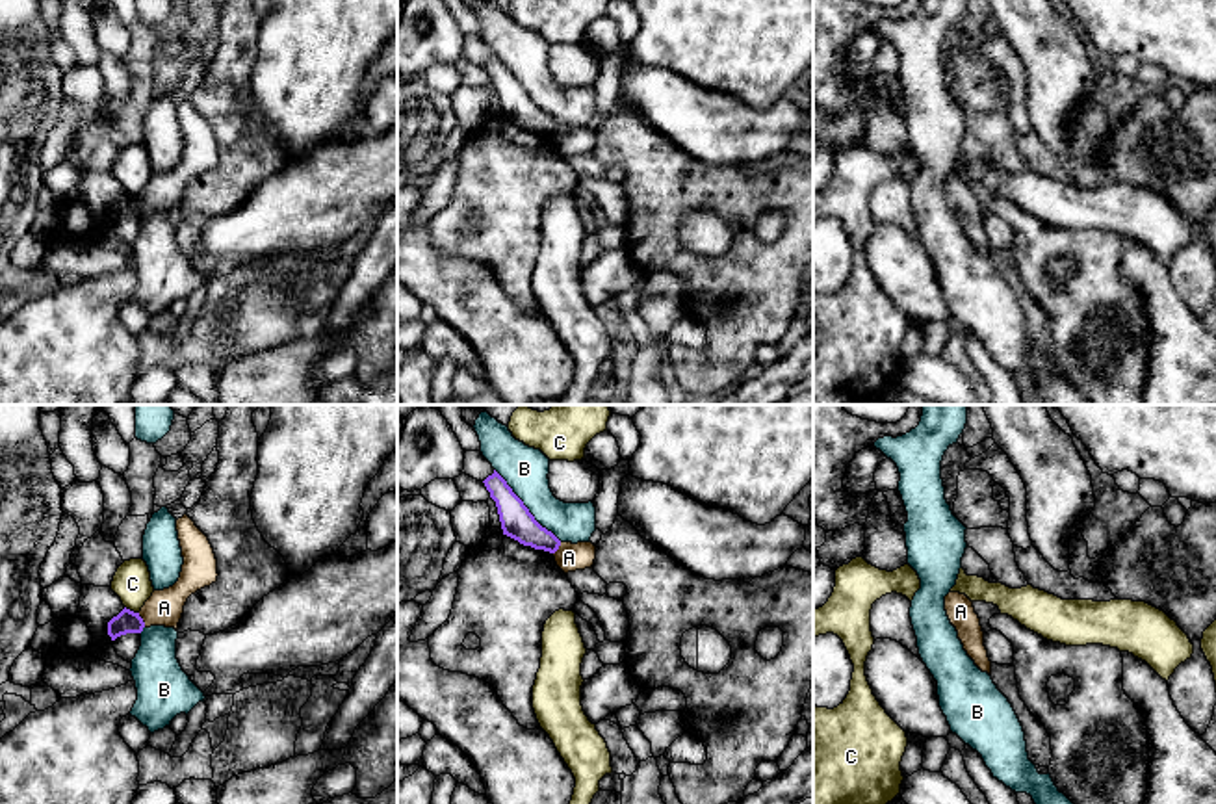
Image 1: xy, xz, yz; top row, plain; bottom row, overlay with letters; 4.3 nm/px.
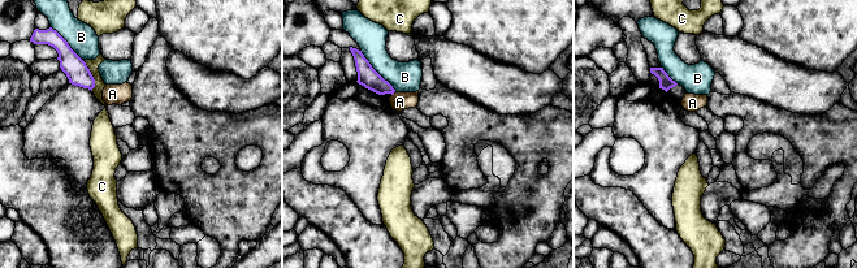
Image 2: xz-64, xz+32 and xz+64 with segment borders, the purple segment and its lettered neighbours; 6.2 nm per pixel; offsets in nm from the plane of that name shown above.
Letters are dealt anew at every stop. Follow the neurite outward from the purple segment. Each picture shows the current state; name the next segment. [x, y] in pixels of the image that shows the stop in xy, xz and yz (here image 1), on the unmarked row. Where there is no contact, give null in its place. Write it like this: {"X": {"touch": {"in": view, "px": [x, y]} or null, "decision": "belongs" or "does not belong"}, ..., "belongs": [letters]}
{"A": {"touch": {"in": "xy", "px": [142, 205]}, "decision": "does not belong"}, "B": {"touch": {"in": "xz", "px": [526, 91]}, "decision": "does not belong"}, "C": {"touch": {"in": "xy", "px": [132, 195]}, "decision": "does not belong"}, "belongs": []}

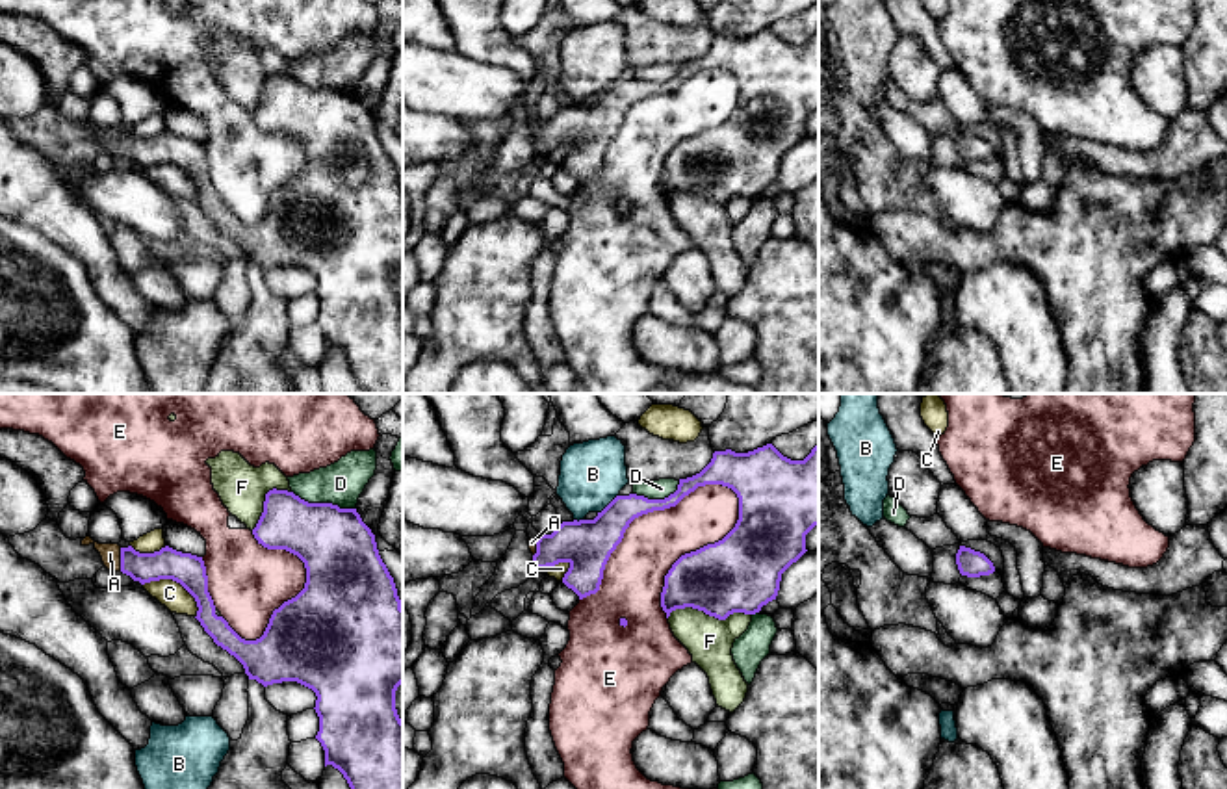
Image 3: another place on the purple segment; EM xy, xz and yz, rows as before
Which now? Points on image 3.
{"A": {"touch": {"in": "xy", "px": [121, 143]}, "decision": "belongs"}, "B": {"touch": {"in": "xz", "px": [609, 88]}, "decision": "does not belong"}, "C": {"touch": {"in": "xy", "px": [179, 166]}, "decision": "does not belong"}, "D": {"touch": {"in": "xy", "px": [323, 88]}, "decision": "does not belong"}, "E": {"touch": {"in": "xz", "px": [641, 99]}, "decision": "does not belong"}, "F": {"touch": {"in": "xz", "px": [708, 197]}, "decision": "does not belong"}, "belongs": ["A"]}

